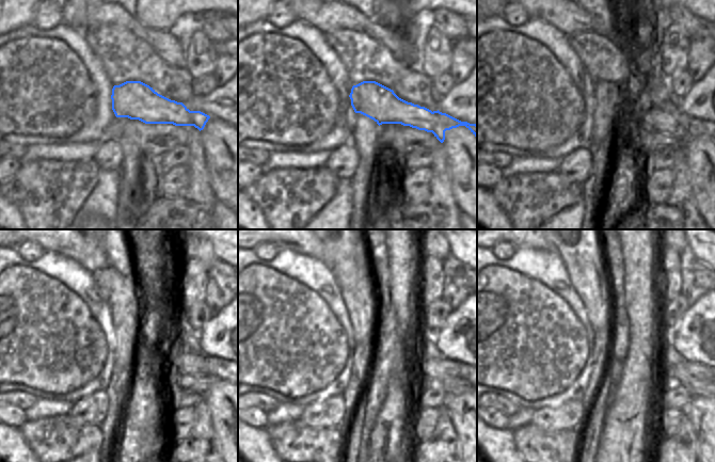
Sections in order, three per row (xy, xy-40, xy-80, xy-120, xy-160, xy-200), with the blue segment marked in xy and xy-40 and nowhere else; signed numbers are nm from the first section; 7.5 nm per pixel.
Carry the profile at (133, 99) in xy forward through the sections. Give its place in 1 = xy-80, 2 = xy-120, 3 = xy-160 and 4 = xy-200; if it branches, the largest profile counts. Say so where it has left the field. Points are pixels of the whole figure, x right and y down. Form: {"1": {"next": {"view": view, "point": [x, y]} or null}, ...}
{"1": {"next": {"view": "xy-80", "point": [629, 109]}}, "2": {"next": {"view": "xy-120", "point": [174, 357]}}, "3": {"next": {"view": "xy-160", "point": [440, 368]}}, "4": {"next": {"view": "xy-200", "point": [685, 372]}}}

